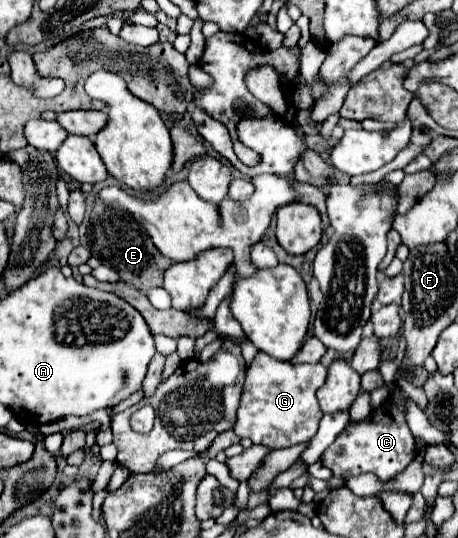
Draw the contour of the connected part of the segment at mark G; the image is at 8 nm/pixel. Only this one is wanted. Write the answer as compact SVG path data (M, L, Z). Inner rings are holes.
M259 353L247 367L247 379L237 409L237 421L233 431L239 437L247 437L253 443L263 443L273 449L291 447L309 441L319 427L323 411L315 399L315 391L325 383L327 367L315 365L291 365Z

